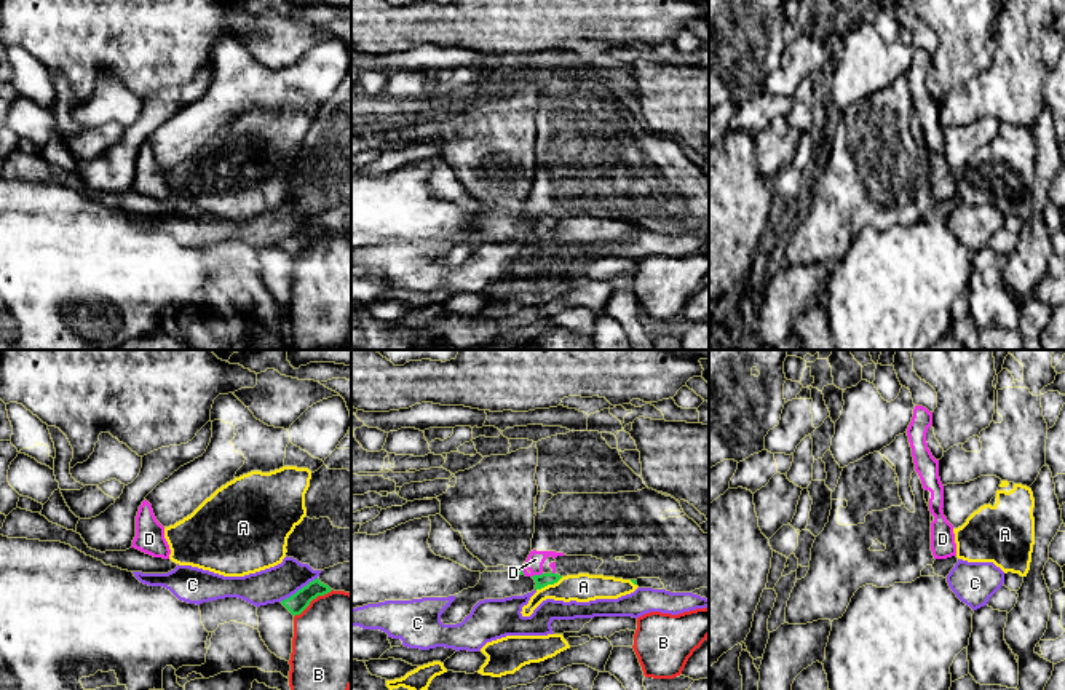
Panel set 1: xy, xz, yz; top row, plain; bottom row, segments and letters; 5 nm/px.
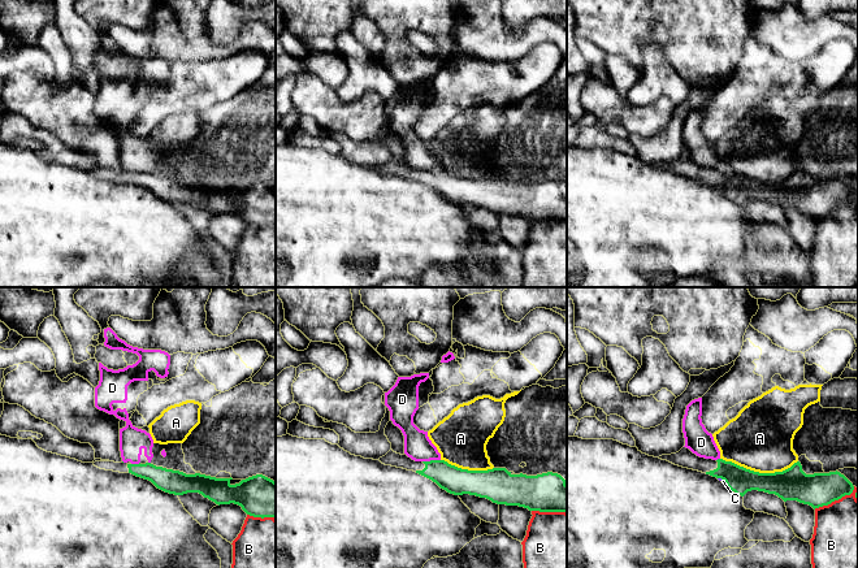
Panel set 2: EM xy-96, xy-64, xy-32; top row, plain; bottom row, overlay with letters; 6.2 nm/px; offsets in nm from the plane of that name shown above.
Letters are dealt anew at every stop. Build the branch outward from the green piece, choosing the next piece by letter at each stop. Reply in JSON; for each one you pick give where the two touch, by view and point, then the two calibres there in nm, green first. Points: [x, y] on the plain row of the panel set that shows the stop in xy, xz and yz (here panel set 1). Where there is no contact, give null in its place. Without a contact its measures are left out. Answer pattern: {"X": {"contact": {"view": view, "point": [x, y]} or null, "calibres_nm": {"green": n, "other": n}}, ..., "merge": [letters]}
{"merge": []}

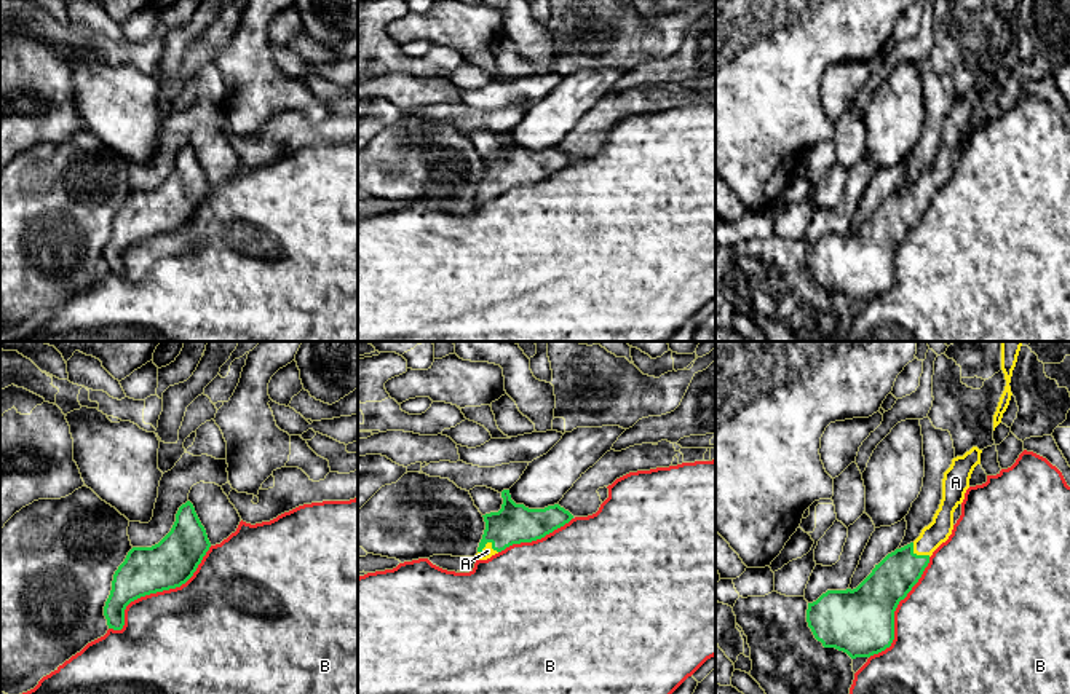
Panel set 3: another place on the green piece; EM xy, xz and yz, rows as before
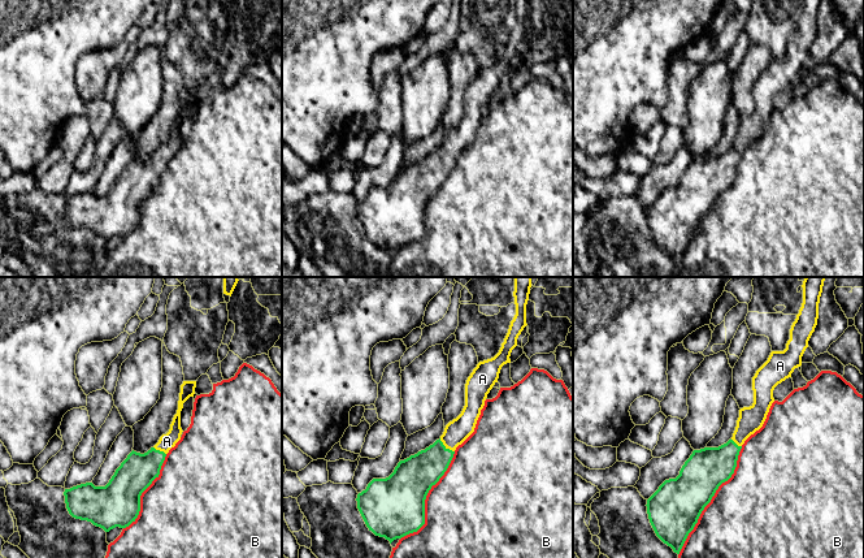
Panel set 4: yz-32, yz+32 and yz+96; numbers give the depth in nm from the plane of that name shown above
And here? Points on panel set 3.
{"A": {"contact": {"view": "xz", "point": [487, 184]}, "calibres_nm": {"green": 200, "other": 60}}, "merge": ["A"]}

